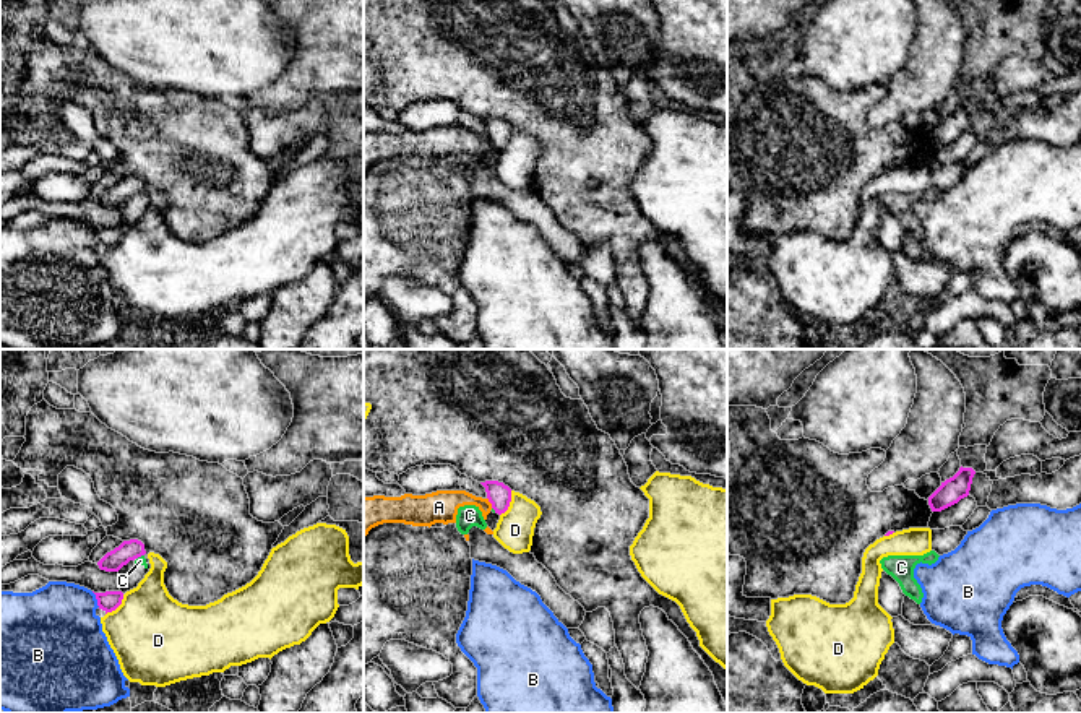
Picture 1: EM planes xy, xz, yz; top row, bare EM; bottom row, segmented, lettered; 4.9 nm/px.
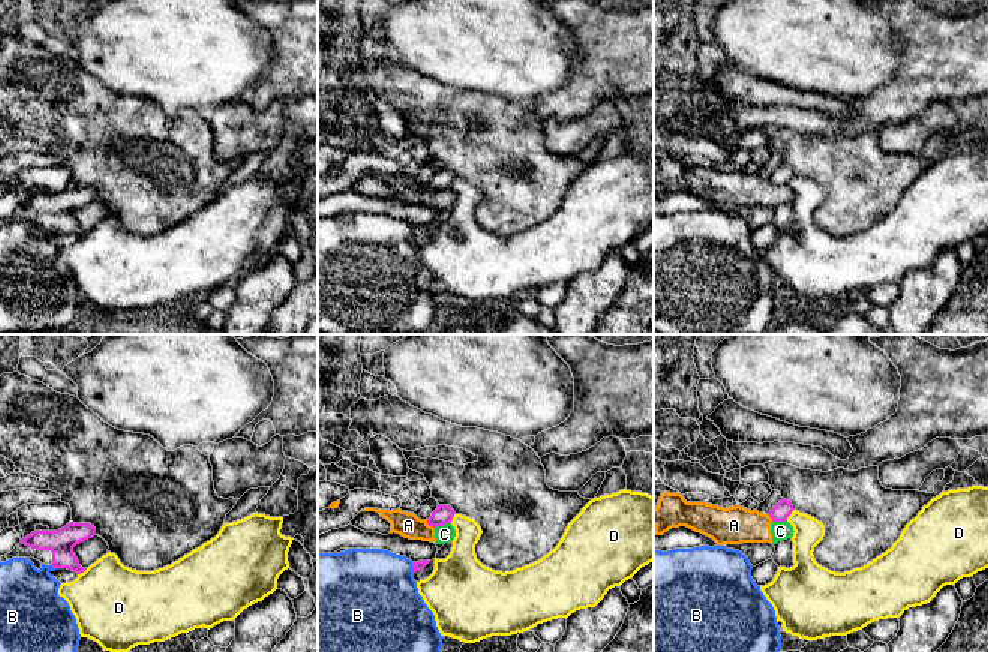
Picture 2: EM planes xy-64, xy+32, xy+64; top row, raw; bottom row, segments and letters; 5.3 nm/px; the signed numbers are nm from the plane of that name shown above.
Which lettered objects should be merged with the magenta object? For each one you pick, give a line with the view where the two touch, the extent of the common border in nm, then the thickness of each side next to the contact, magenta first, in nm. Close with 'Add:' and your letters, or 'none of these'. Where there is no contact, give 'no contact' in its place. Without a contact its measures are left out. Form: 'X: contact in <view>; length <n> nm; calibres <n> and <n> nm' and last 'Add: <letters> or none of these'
Add: none of these

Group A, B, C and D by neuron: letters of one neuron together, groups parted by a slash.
A C / B / D

